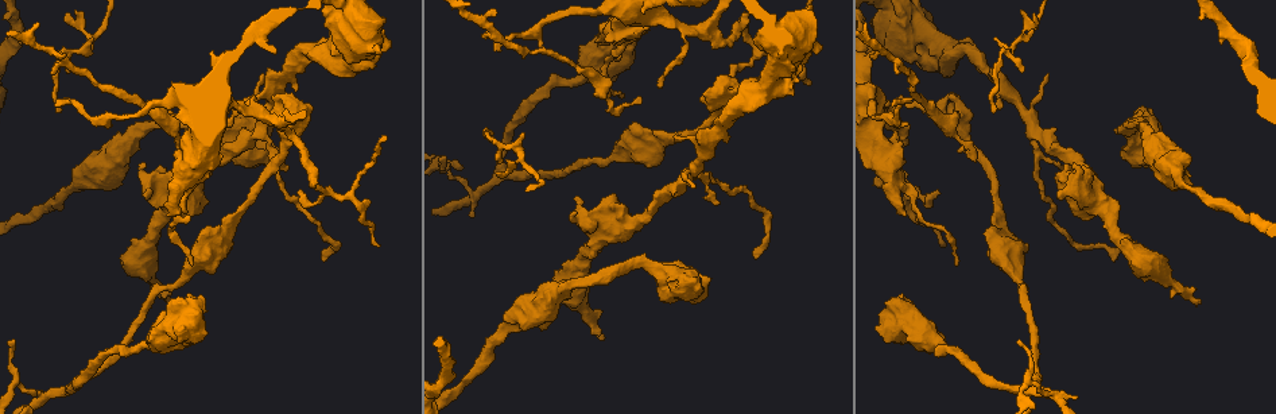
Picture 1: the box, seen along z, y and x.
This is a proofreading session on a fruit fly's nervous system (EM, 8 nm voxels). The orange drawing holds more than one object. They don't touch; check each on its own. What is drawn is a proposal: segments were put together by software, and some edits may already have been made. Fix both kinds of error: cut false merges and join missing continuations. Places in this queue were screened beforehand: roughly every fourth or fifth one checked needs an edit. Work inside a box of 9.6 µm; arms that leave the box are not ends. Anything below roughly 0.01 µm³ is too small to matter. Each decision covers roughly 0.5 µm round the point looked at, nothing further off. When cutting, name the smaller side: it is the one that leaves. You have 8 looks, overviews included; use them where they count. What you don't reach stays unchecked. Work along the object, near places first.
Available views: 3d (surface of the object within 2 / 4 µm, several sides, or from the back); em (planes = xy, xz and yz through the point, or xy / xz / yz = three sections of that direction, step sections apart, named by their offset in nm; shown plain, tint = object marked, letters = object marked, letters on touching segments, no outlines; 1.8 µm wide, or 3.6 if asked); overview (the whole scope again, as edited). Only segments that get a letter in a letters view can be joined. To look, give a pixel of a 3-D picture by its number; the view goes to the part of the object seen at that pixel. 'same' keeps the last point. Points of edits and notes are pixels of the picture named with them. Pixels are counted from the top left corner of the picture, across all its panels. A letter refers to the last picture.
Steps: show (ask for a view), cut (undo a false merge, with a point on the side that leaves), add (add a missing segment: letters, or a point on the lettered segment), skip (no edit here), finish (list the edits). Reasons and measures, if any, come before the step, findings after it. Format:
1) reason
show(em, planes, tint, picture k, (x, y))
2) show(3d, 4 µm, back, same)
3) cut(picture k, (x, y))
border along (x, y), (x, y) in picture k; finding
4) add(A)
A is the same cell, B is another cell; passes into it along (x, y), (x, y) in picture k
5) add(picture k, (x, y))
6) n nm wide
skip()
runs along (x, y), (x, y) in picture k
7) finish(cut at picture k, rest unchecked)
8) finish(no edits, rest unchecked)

four-way junction
show(em, xz, step 8, letters, picture 1, (274, 118))

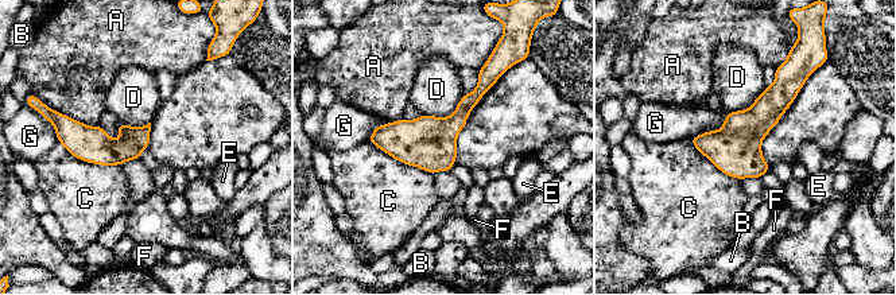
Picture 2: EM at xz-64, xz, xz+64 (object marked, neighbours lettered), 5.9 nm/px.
skip()
A, B, C, D, E, F and G are other cells; border along (462, 94), (448, 116), (421, 115) in picture 2; all the same neuron

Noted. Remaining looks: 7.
long arm stops here
show(em, 3.6 µm, planes, letters, picture 1, (191, 263))

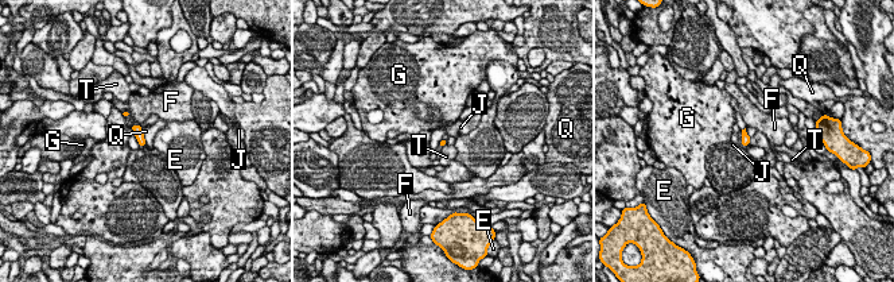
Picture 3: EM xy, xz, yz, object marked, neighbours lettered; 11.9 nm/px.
70 nm wide
skip()
E, F, G, J, Q and T are other cells; border along (751, 138), (746, 146) in picture 3; none of them fits

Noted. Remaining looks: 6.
arms part here
show(3d, 4 µm, picture 1, (42, 394))

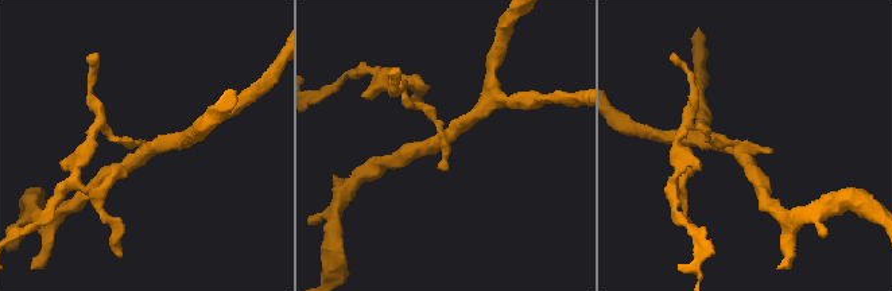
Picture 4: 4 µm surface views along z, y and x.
3 arms; now the EM
show(em, yz, step 4, tint, picture 4, (451, 132))

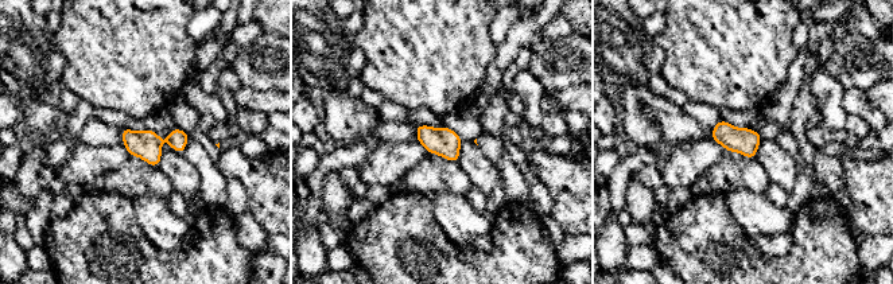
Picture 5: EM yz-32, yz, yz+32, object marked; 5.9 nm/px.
show(em, planes, letters, same)

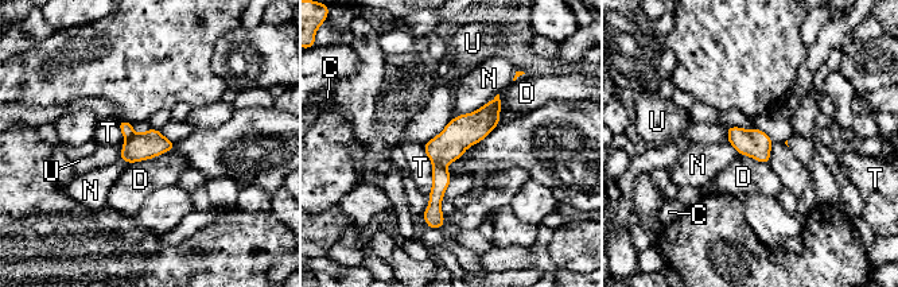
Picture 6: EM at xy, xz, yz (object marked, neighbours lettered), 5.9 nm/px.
cut(picture 6, (440, 177))
C, D, N, T and U are other cells; border along (432, 162), (444, 166) in picture 6; two neurons meet here

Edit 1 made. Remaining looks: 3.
finish(cut at picture 6, rest unchecked)

